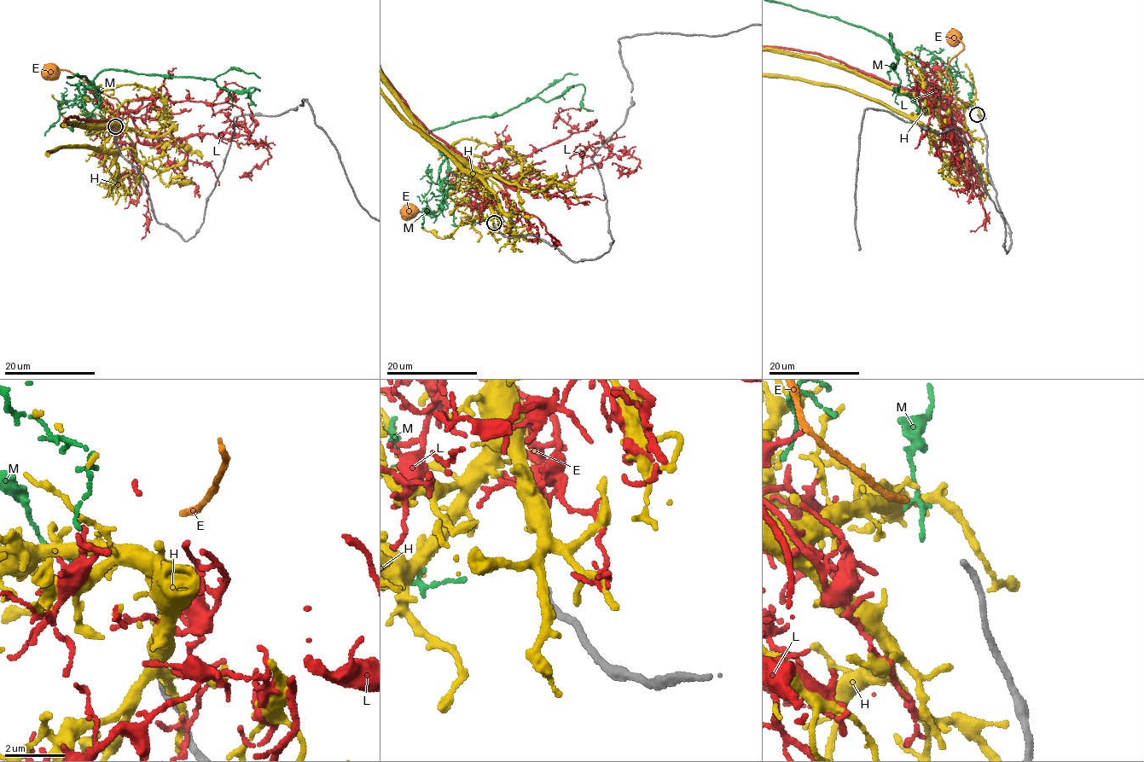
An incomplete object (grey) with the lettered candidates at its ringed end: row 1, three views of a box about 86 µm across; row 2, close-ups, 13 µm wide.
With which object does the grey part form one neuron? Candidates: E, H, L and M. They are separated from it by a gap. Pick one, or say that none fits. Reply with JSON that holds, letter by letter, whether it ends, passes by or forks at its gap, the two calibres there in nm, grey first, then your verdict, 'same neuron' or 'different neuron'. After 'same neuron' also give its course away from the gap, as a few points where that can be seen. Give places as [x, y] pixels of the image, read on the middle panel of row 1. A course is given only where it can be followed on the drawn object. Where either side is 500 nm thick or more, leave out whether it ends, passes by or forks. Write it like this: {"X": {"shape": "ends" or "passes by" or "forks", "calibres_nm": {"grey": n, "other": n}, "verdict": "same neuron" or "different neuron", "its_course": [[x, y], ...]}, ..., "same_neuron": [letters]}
{"E": {"shape": "ends", "calibres_nm": {"grey": 240, "other": 200}, "verdict": "different neuron"}, "H": {"shape": "ends", "calibres_nm": {"grey": 240, "other": 280}, "verdict": "different neuron"}, "L": {"shape": "ends", "calibres_nm": {"grey": 240, "other": 150}, "verdict": "different neuron"}, "M": {"shape": "ends", "calibres_nm": {"grey": 240, "other": 110}, "verdict": "different neuron"}, "same_neuron": []}

